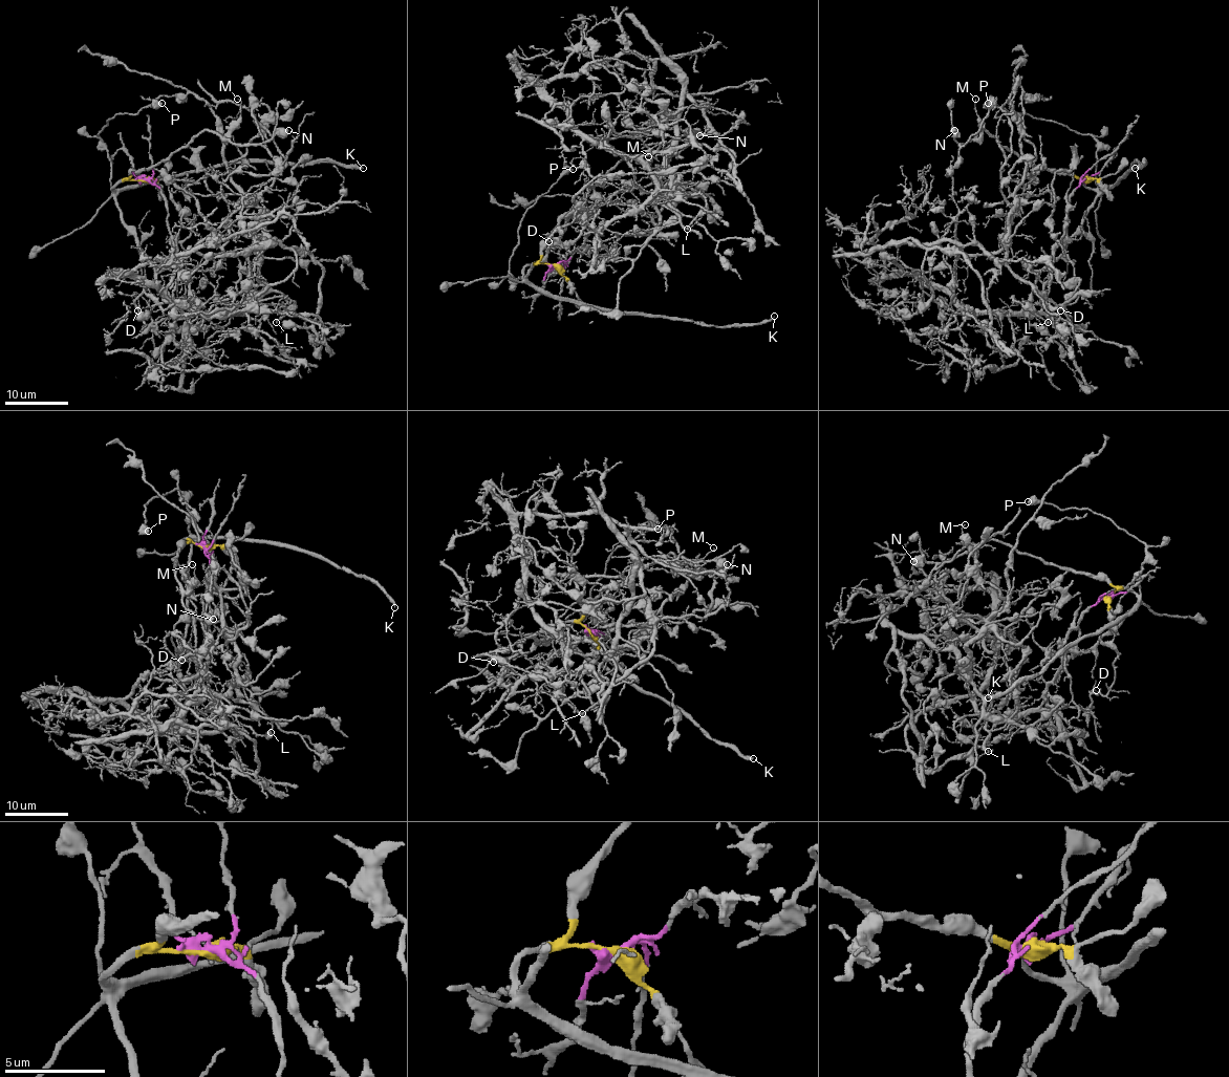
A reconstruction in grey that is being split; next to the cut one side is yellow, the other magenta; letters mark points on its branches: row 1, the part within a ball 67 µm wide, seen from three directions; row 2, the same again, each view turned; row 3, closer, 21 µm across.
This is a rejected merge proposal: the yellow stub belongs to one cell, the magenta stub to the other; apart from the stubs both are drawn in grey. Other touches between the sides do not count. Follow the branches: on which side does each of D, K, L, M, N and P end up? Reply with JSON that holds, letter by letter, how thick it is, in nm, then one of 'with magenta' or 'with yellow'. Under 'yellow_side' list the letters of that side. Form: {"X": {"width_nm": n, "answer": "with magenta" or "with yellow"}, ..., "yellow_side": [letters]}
{"D": {"width_nm": 110, "answer": "with magenta"}, "K": {"width_nm": 260, "answer": "with yellow"}, "L": {"width_nm": 140, "answer": "with magenta"}, "M": {"width_nm": 90, "answer": "with yellow"}, "N": {"width_nm": 600, "answer": "with yellow"}, "P": {"width_nm": 550, "answer": "with yellow"}, "yellow_side": ["K", "M", "N", "P"]}

